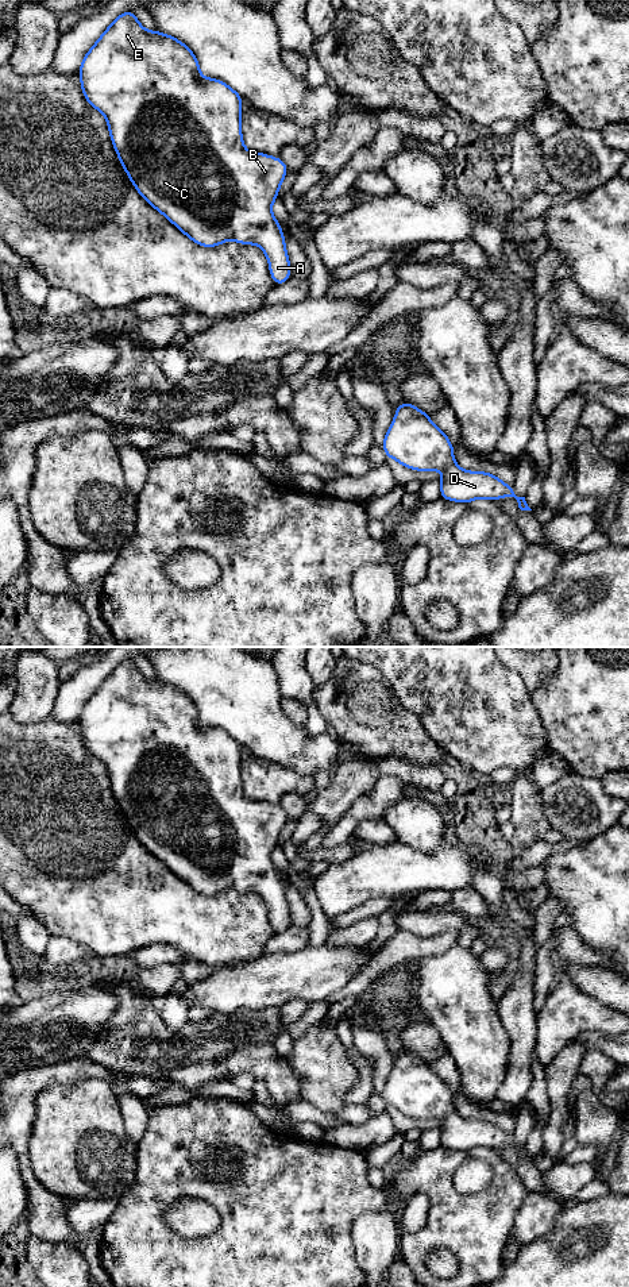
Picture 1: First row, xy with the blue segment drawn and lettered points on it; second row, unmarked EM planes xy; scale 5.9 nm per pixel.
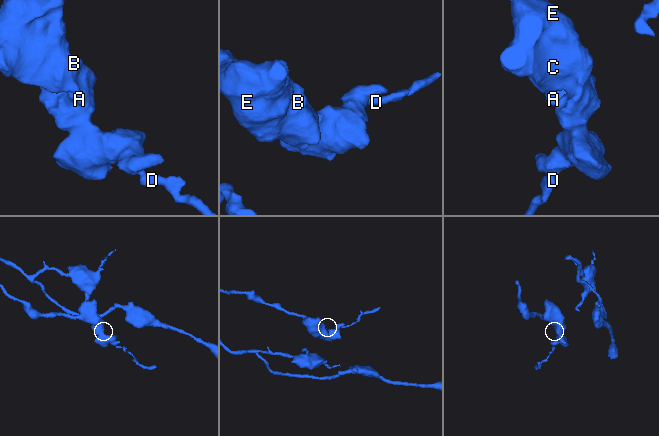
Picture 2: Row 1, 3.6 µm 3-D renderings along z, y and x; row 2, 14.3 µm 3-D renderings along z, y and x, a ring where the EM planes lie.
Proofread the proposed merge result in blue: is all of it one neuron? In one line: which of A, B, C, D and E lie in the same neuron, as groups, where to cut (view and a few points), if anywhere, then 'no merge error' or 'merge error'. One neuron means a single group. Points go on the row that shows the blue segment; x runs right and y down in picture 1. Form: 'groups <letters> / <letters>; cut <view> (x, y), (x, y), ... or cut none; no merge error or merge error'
groups A B C D E; cut none; no merge error

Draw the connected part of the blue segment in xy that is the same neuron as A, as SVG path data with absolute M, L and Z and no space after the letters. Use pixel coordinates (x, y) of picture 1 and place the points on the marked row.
M126 11L119 15L103 32L92 49L85 54L78 69L78 76L81 78L84 97L107 119L111 140L128 178L132 181L139 194L153 208L166 216L167 220L170 220L181 232L200 246L216 247L227 240L235 240L242 244L258 244L269 259L270 275L275 285L281 285L292 277L285 236L279 223L275 220L271 212L271 205L278 197L278 190L288 173L288 166L281 158L274 158L262 153L252 153L244 147L240 130L240 119L243 115L240 104L243 97L238 92L231 89L221 80L202 77L197 58L185 43L180 42L171 35L143 28L134 15L134 11Z

